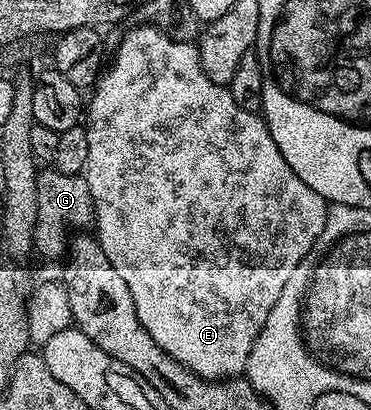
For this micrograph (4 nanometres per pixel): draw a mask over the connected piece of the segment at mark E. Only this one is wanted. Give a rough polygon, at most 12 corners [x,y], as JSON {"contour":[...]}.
{"contour":[[138,26],[88,100],[156,346],[245,373],[326,225],[265,119]]}

